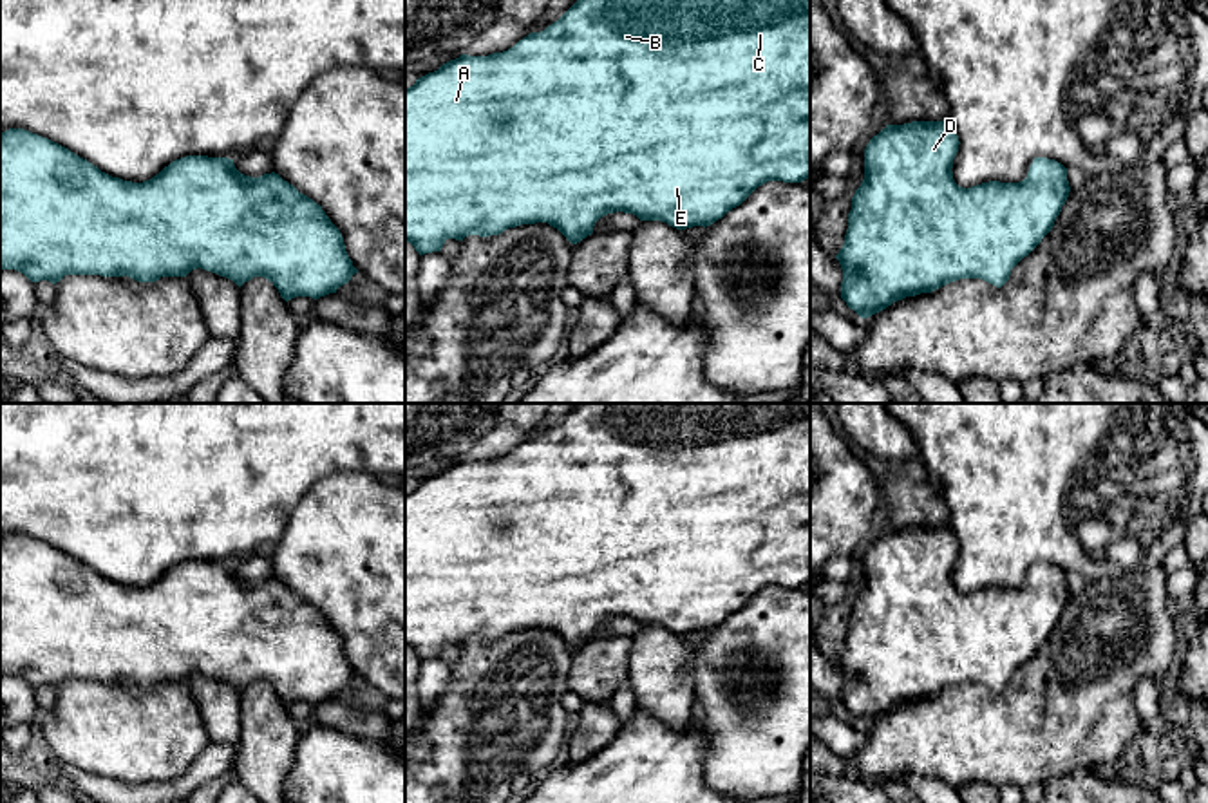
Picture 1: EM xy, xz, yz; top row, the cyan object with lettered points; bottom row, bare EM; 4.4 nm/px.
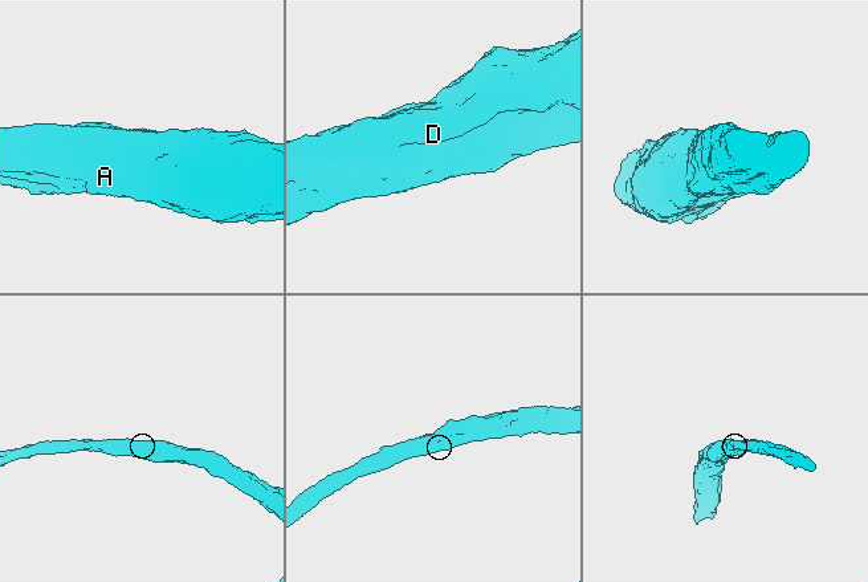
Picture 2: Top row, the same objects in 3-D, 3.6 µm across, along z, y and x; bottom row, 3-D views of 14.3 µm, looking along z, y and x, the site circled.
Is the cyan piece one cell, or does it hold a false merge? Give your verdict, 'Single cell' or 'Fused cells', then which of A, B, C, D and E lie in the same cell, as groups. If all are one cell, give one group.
Single cell. Groups: A B C D E

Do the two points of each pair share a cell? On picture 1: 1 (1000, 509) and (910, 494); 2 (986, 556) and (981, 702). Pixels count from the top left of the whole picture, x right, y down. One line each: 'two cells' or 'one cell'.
1: two cells
2: two cells

